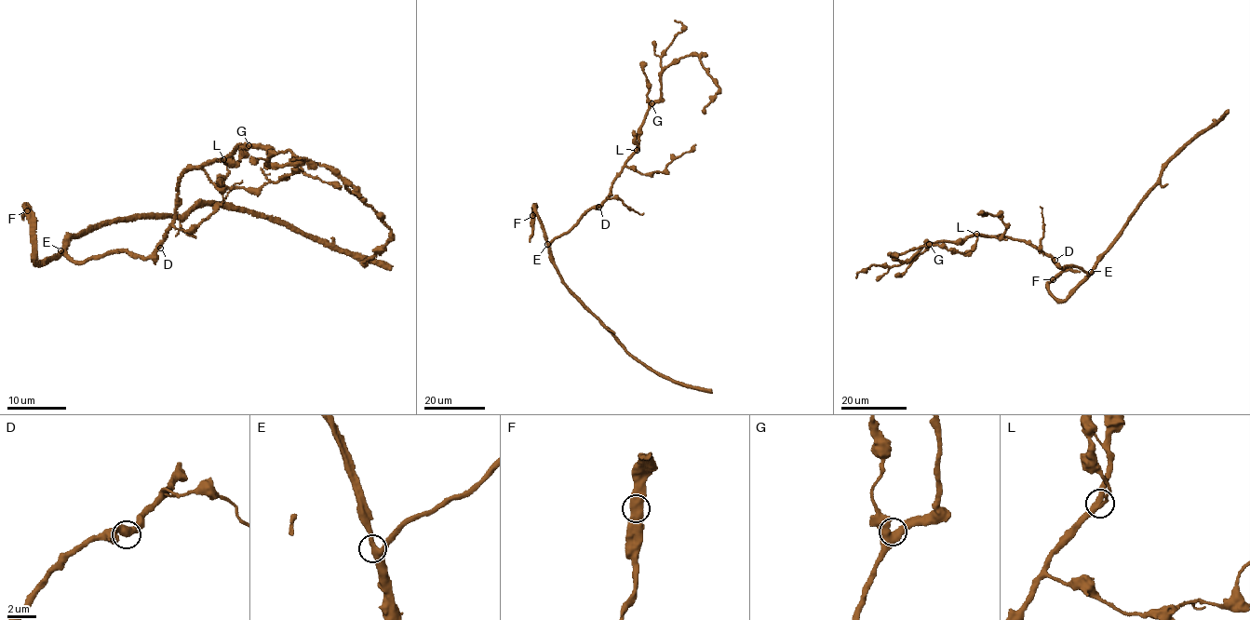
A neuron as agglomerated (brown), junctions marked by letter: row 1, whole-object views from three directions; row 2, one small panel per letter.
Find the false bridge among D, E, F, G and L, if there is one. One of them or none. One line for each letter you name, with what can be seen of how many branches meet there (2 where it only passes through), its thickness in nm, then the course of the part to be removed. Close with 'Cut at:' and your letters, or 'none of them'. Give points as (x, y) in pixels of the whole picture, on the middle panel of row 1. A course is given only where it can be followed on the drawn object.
F: Branches: 2. Thickness 600 nm. Course of the part to remove: (532, 215), (533, 203), (534, 212), (547, 238)
Cut at: F

